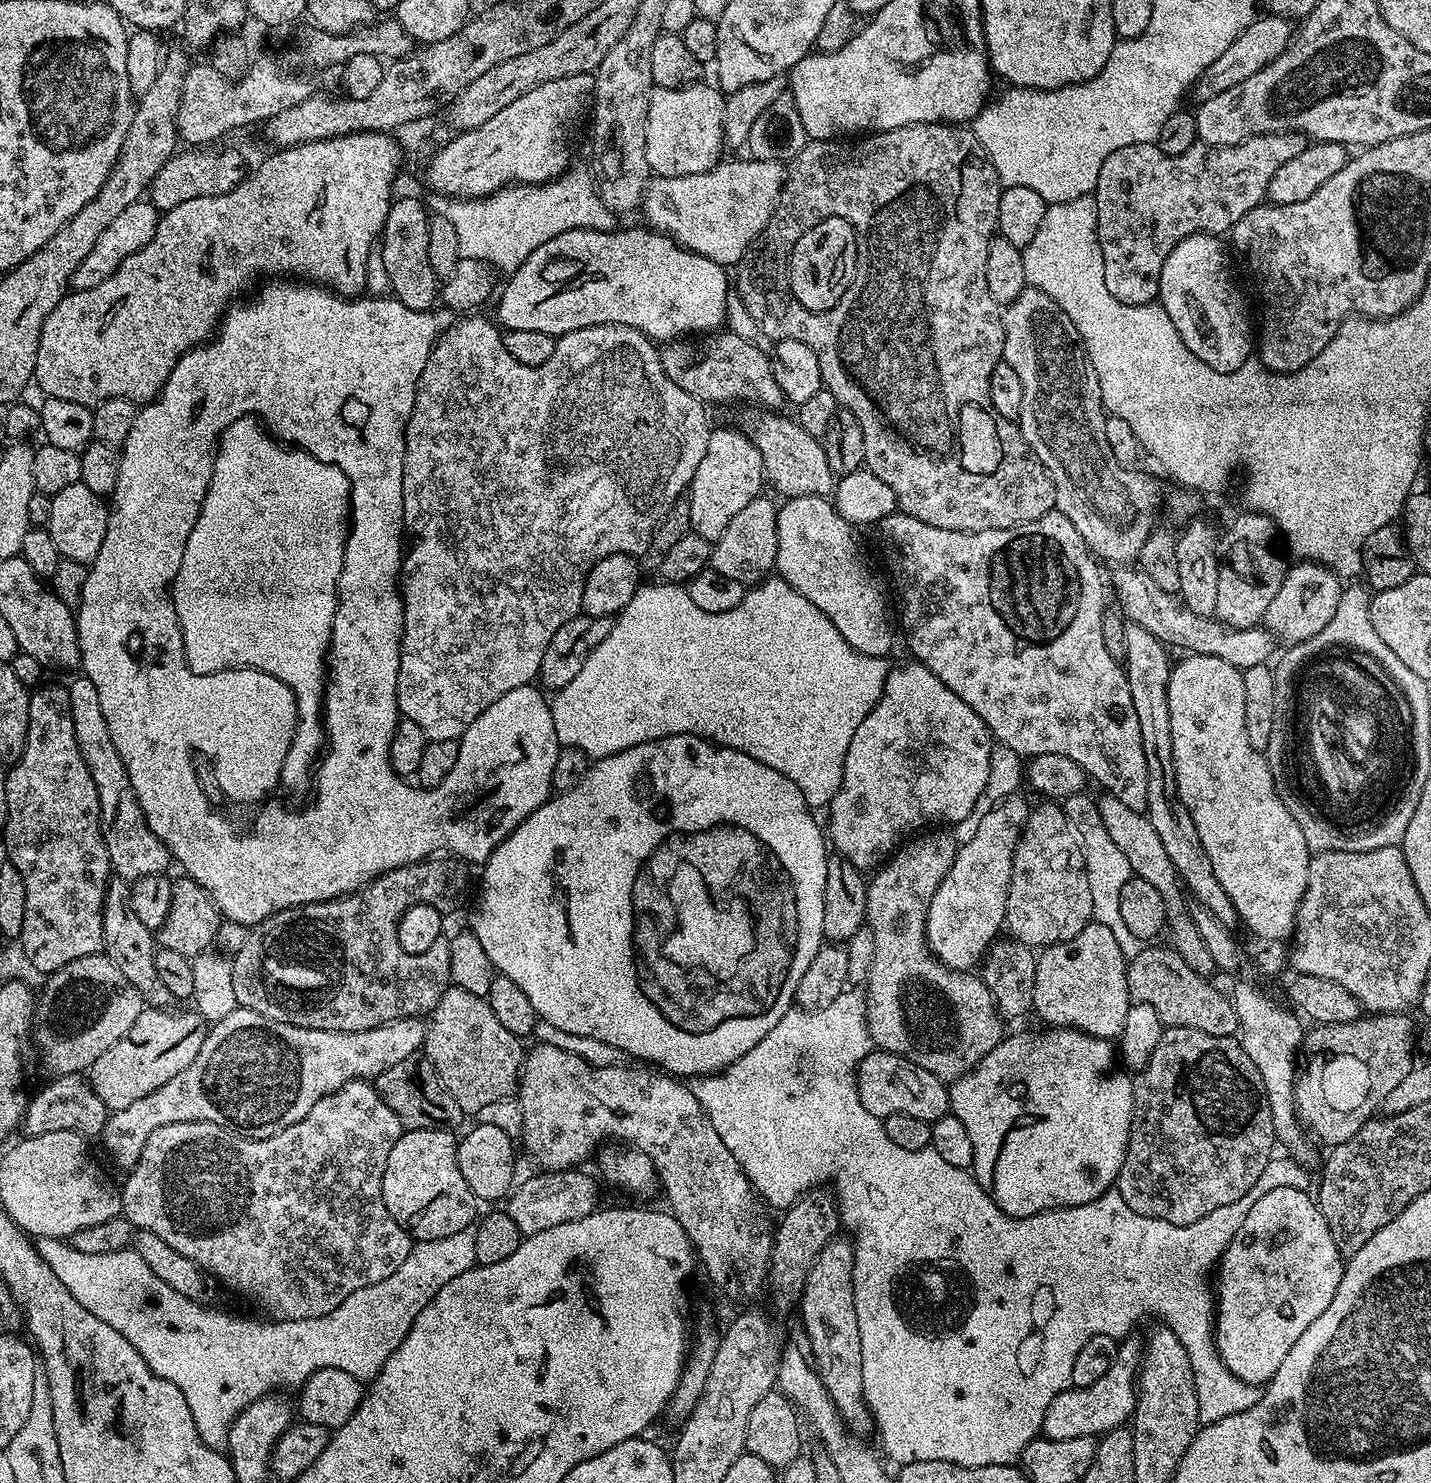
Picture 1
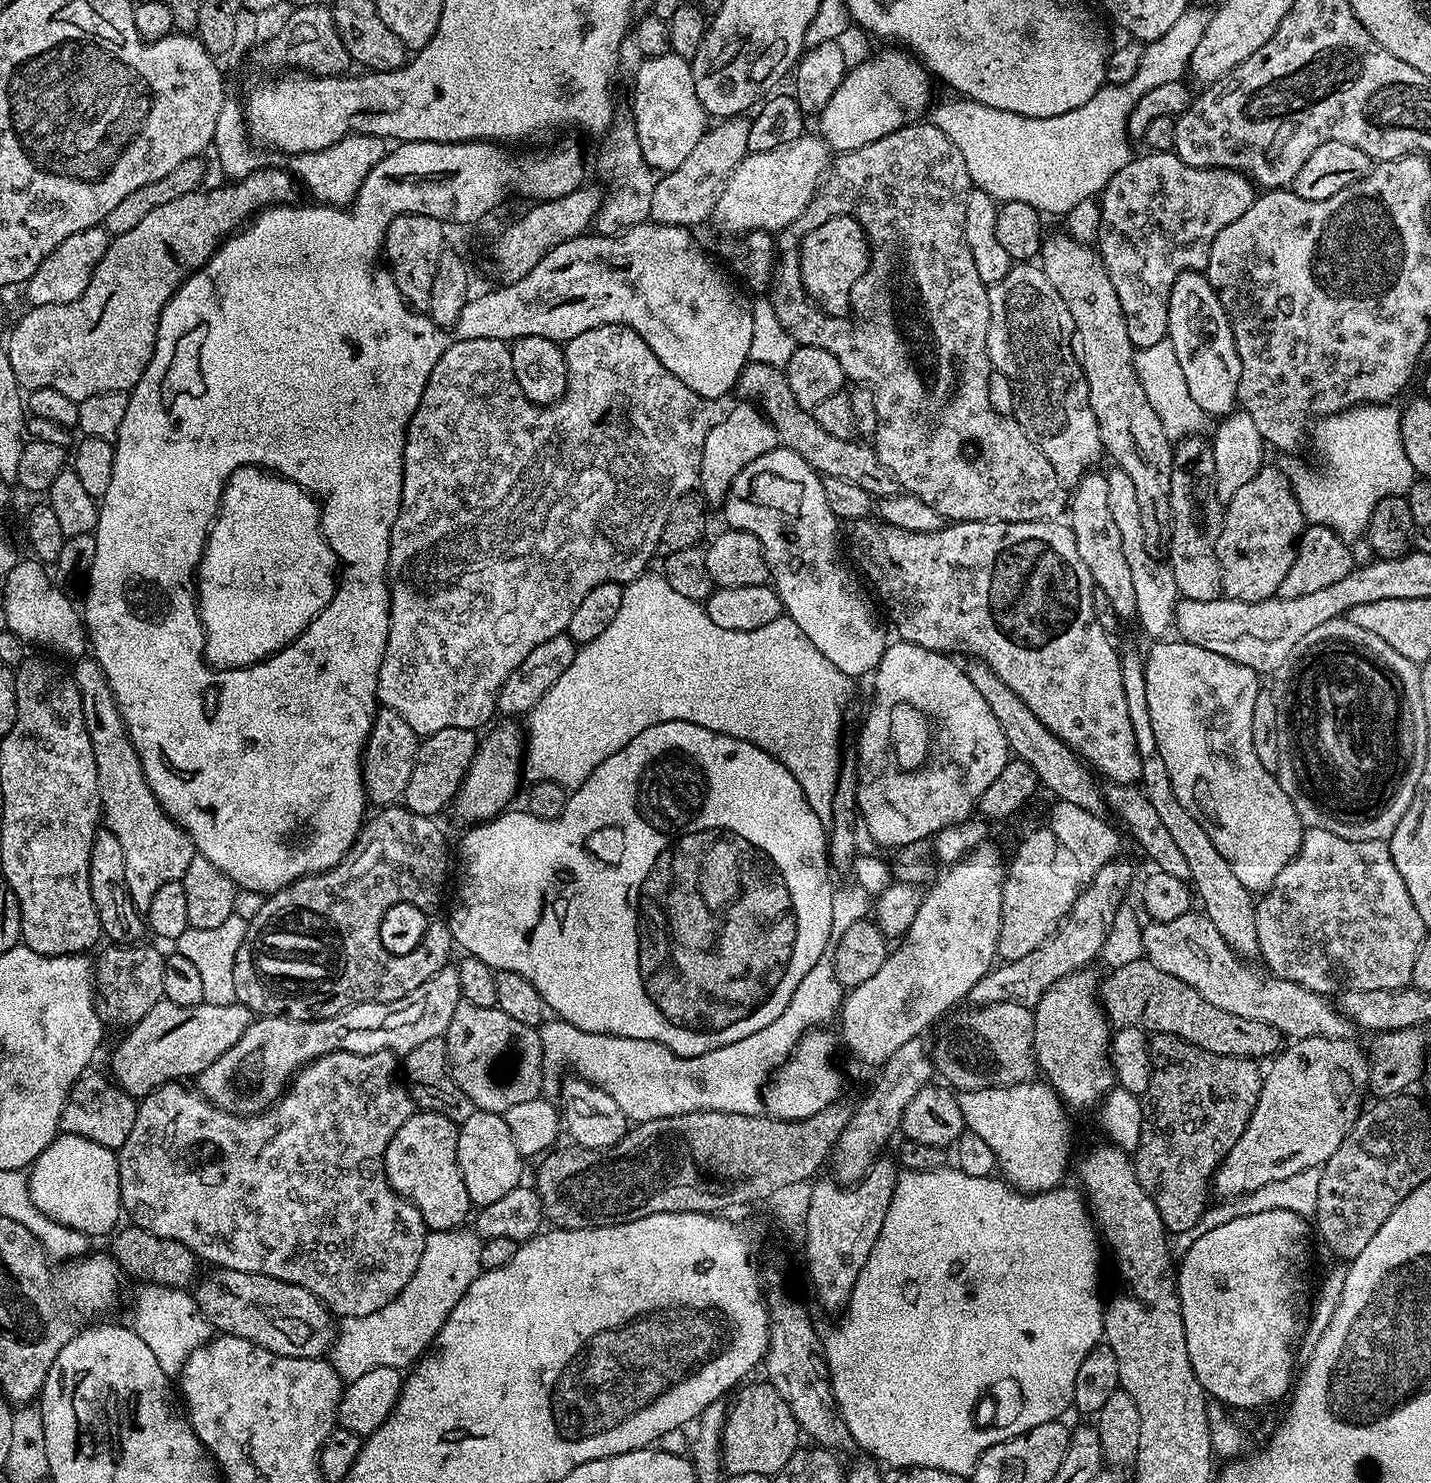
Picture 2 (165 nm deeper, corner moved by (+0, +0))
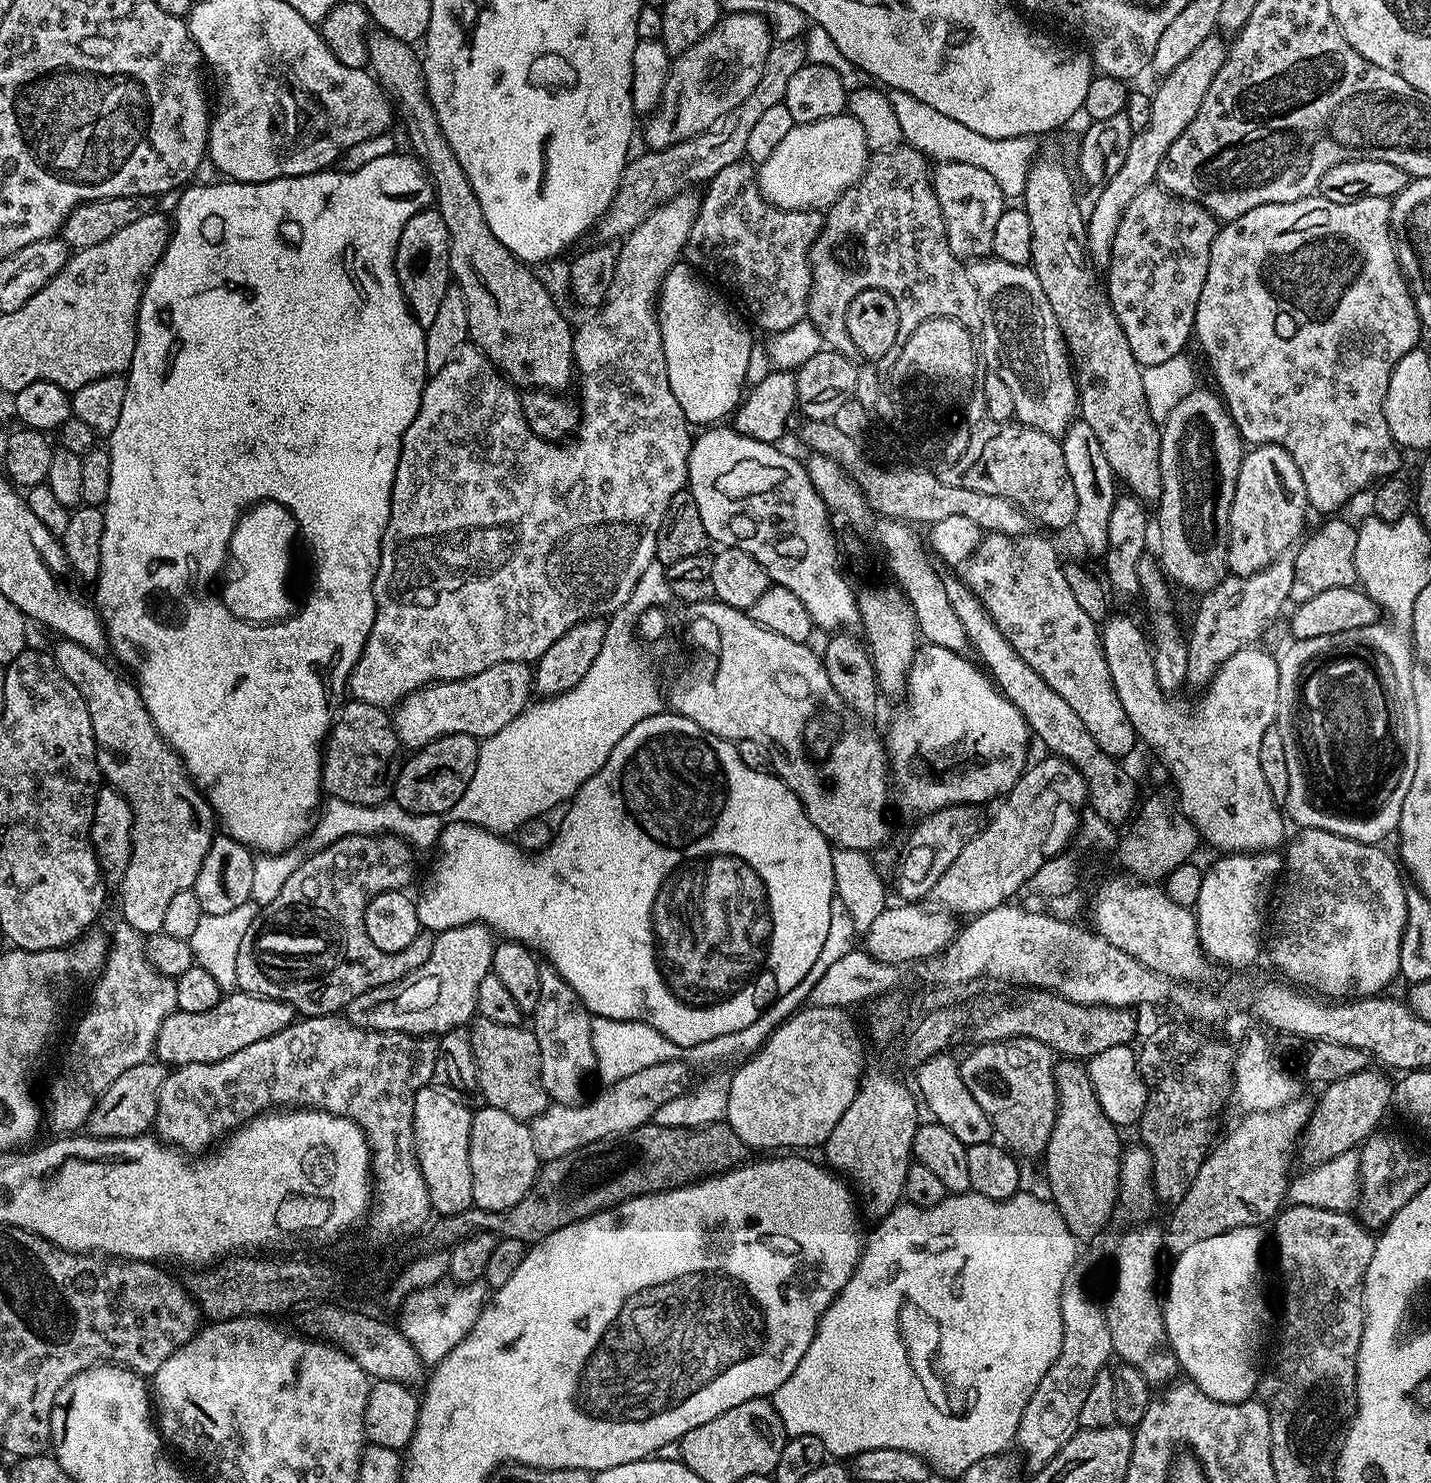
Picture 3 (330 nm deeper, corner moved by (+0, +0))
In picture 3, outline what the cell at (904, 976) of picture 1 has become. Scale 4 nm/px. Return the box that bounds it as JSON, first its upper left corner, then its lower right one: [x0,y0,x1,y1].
[959,1036,1056,1157]

